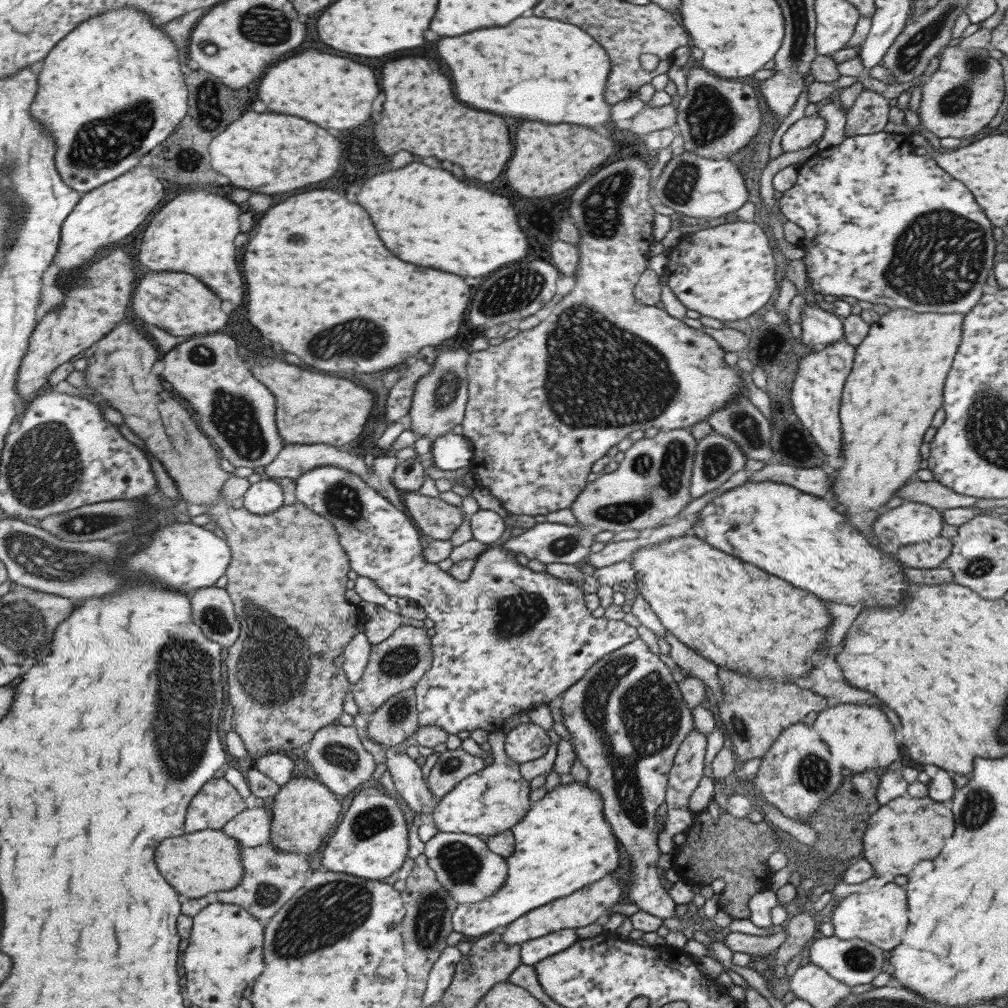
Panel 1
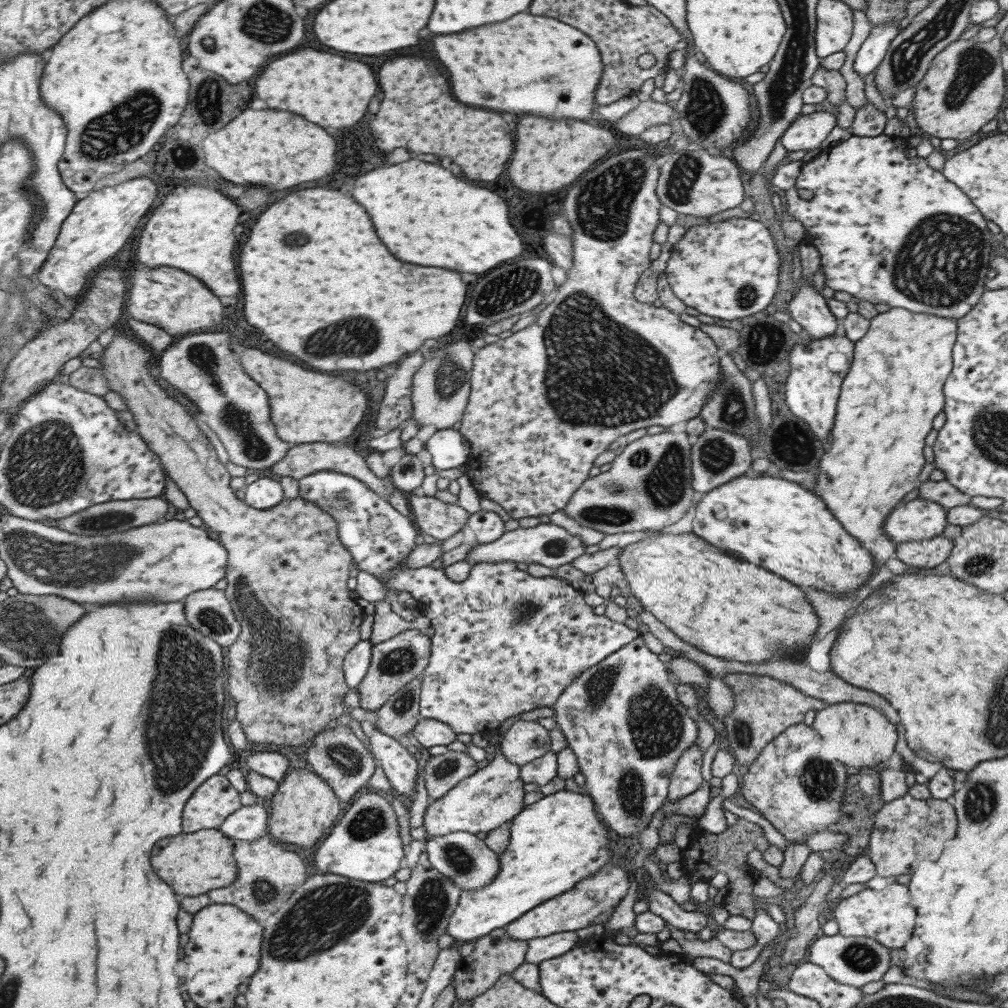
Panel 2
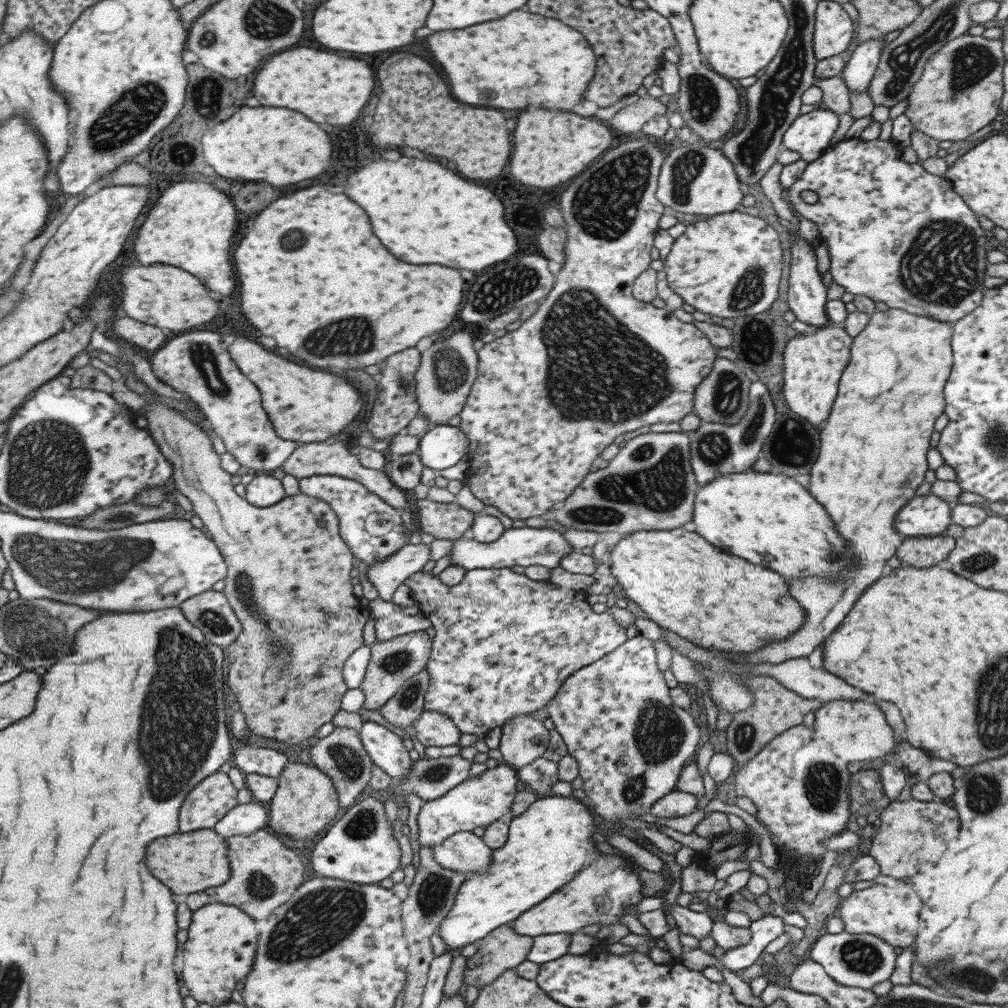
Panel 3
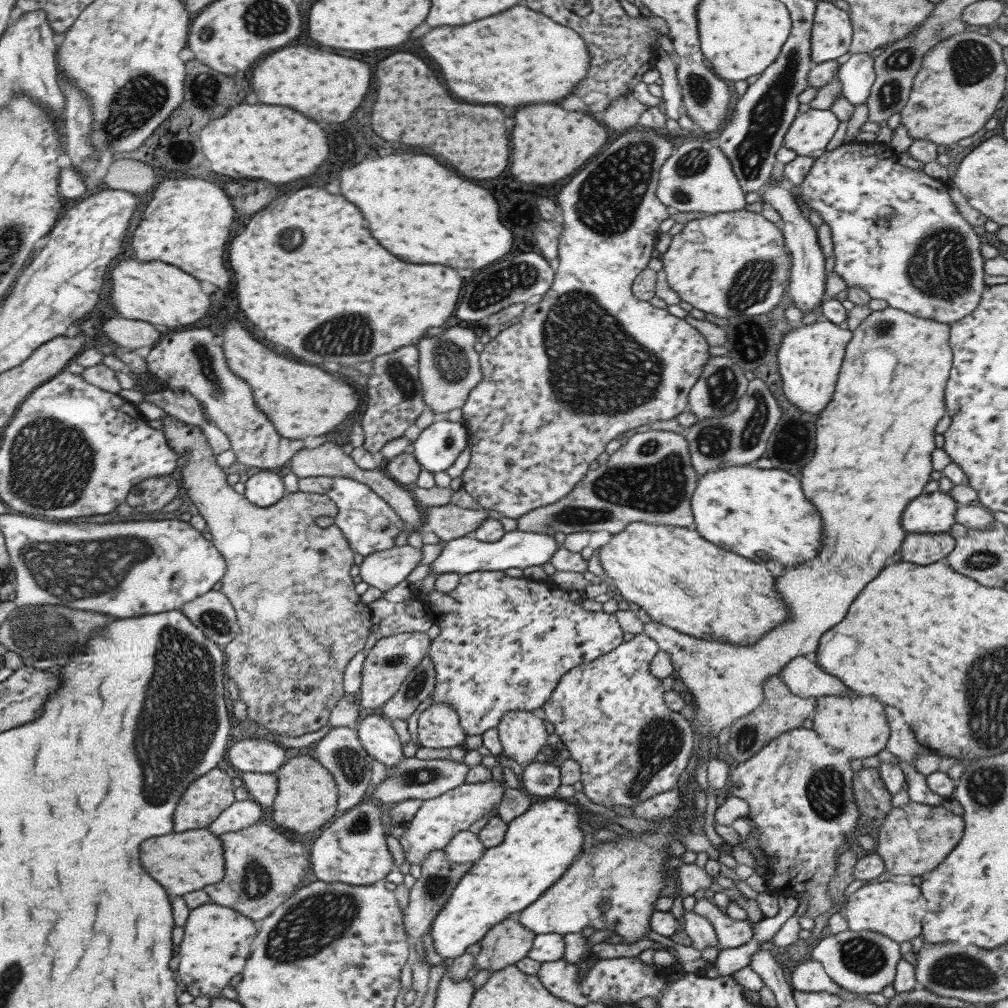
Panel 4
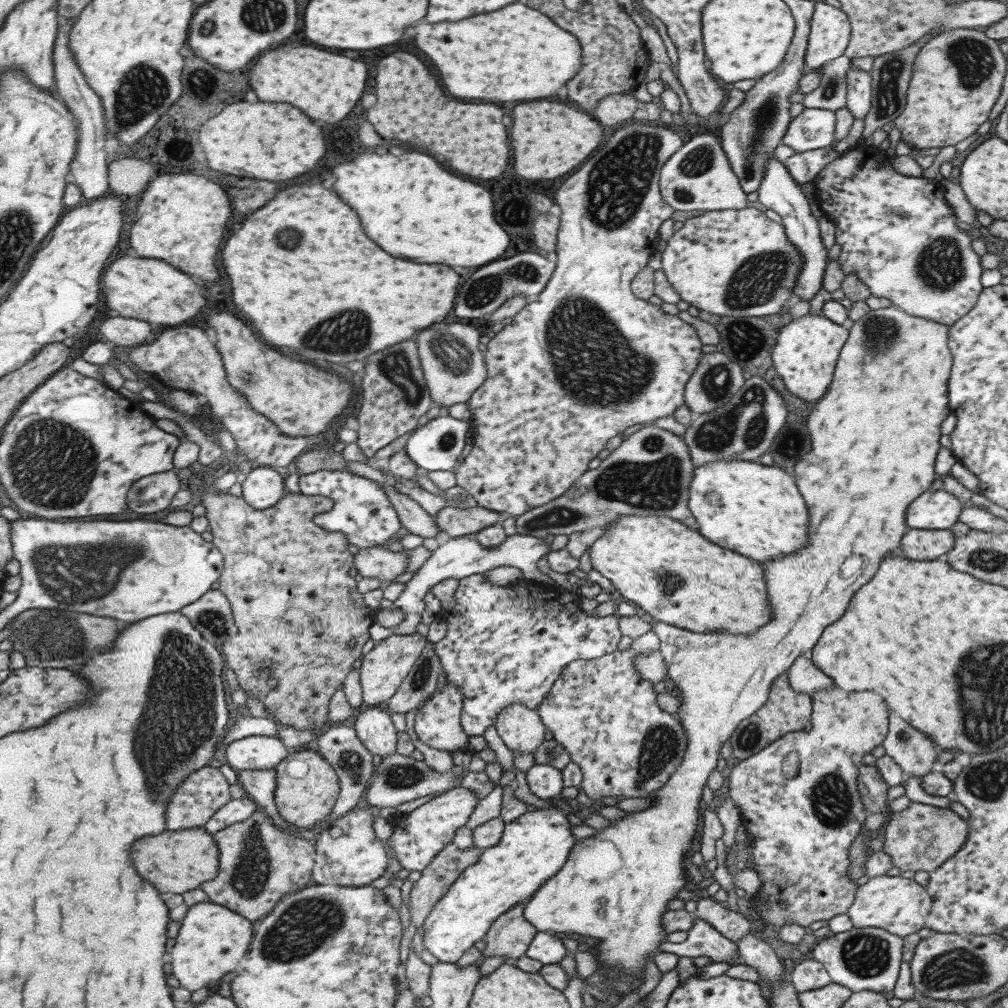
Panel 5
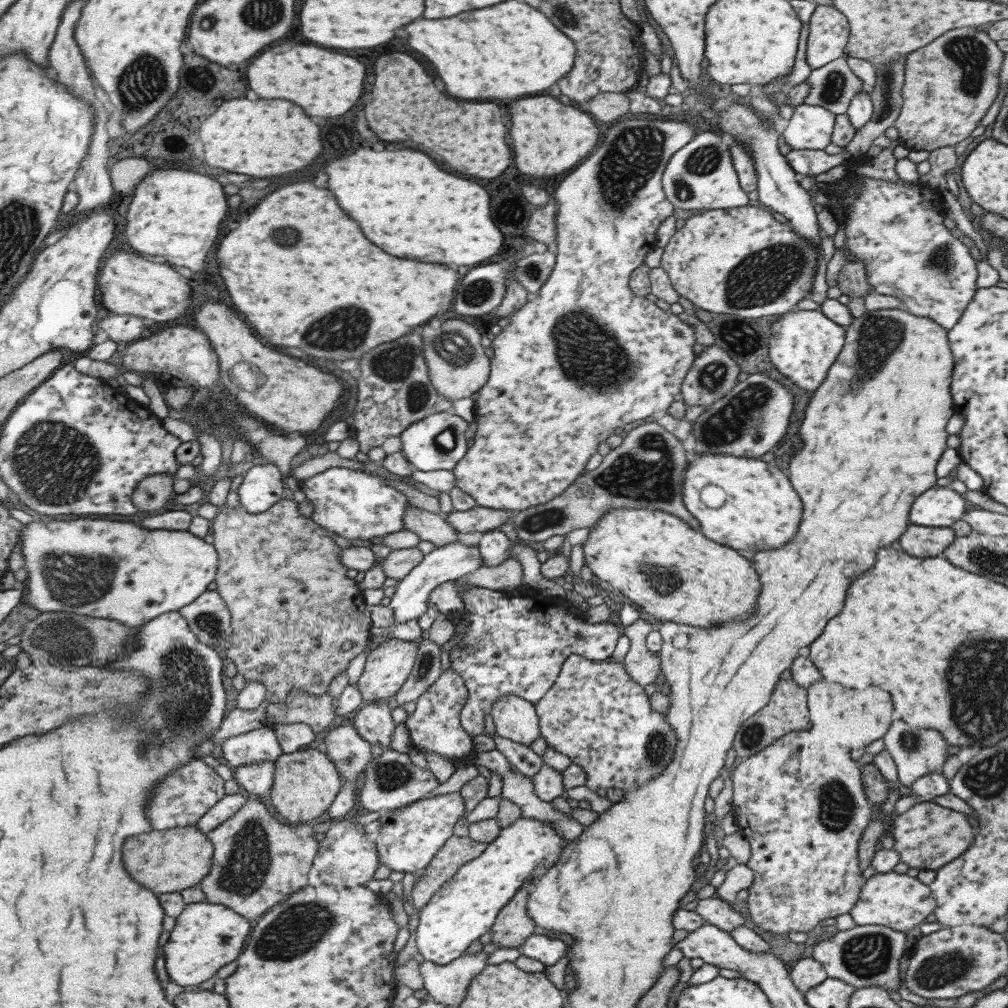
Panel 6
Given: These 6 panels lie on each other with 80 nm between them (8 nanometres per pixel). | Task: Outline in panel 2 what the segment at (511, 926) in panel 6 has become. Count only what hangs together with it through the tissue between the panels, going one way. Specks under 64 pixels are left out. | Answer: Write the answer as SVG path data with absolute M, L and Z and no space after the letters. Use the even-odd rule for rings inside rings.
M504 927L492 930L484 937L473 941L473 943L473 950L470 955L461 958L460 965L456 967L450 982L454 990L455 1002L457 1000L460 1003L464 1000L471 1001L472 998L485 992L492 984L495 984L501 975L509 975L524 962L524 954L527 948L526 941L509 938Z

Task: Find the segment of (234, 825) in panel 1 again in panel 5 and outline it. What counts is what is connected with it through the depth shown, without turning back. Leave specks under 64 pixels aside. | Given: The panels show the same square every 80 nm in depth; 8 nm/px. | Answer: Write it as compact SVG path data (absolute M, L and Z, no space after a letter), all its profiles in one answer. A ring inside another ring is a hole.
M242 796L237 799L226 802L224 806L208 822L206 822L205 830L209 834L215 834L219 830L223 830L226 826L241 822L249 818L257 809L256 803L248 796Z

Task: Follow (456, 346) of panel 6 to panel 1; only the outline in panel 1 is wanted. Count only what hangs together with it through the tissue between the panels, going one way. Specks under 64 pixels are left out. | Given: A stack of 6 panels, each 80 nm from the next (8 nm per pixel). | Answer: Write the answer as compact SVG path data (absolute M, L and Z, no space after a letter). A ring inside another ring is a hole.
M463 349L438 353L434 363L431 364L430 372L416 382L408 414L410 417L408 428L416 437L437 438L442 434L447 434L453 426L457 426L462 421L467 402L465 370L467 357L468 354Z

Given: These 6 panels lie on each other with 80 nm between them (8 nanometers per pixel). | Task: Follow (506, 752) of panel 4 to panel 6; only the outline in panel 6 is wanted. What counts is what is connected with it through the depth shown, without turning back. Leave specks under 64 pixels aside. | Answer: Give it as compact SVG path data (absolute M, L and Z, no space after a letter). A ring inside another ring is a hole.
M516 694L500 696L490 708L495 734L529 747L540 736L534 706Z

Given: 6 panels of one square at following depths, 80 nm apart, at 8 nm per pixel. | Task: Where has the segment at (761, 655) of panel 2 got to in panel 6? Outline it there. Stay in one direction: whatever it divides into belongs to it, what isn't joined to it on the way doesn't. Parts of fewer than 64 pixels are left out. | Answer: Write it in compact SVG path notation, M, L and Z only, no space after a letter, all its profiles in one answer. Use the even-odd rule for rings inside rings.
M612 508L590 529L581 546L583 562L593 576L607 582L657 621L707 629L713 625L743 621L753 615L759 595L759 579L750 561L736 550L705 538L680 518L663 510Z

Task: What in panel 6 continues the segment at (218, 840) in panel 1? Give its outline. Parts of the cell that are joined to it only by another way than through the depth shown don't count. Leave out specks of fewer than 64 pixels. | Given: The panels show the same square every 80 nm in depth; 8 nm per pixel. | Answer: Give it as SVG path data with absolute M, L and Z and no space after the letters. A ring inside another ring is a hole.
M197 826L155 830L133 836L125 844L125 866L141 882L157 894L181 892L203 881L212 866L212 841Z

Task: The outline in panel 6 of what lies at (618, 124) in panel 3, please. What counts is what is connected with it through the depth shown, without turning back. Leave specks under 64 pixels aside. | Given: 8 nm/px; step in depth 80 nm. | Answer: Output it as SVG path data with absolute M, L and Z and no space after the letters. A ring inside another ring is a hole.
M599 93L581 104L583 111L593 119L606 124L613 124L617 120L629 115L628 96L623 93Z

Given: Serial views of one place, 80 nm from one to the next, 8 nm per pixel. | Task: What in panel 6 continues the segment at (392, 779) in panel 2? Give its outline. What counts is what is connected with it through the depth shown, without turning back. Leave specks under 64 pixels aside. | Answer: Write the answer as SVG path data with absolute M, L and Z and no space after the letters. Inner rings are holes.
M383 700L363 703L353 718L352 728L370 745L380 744L386 750L395 728L390 711L388 702Z

